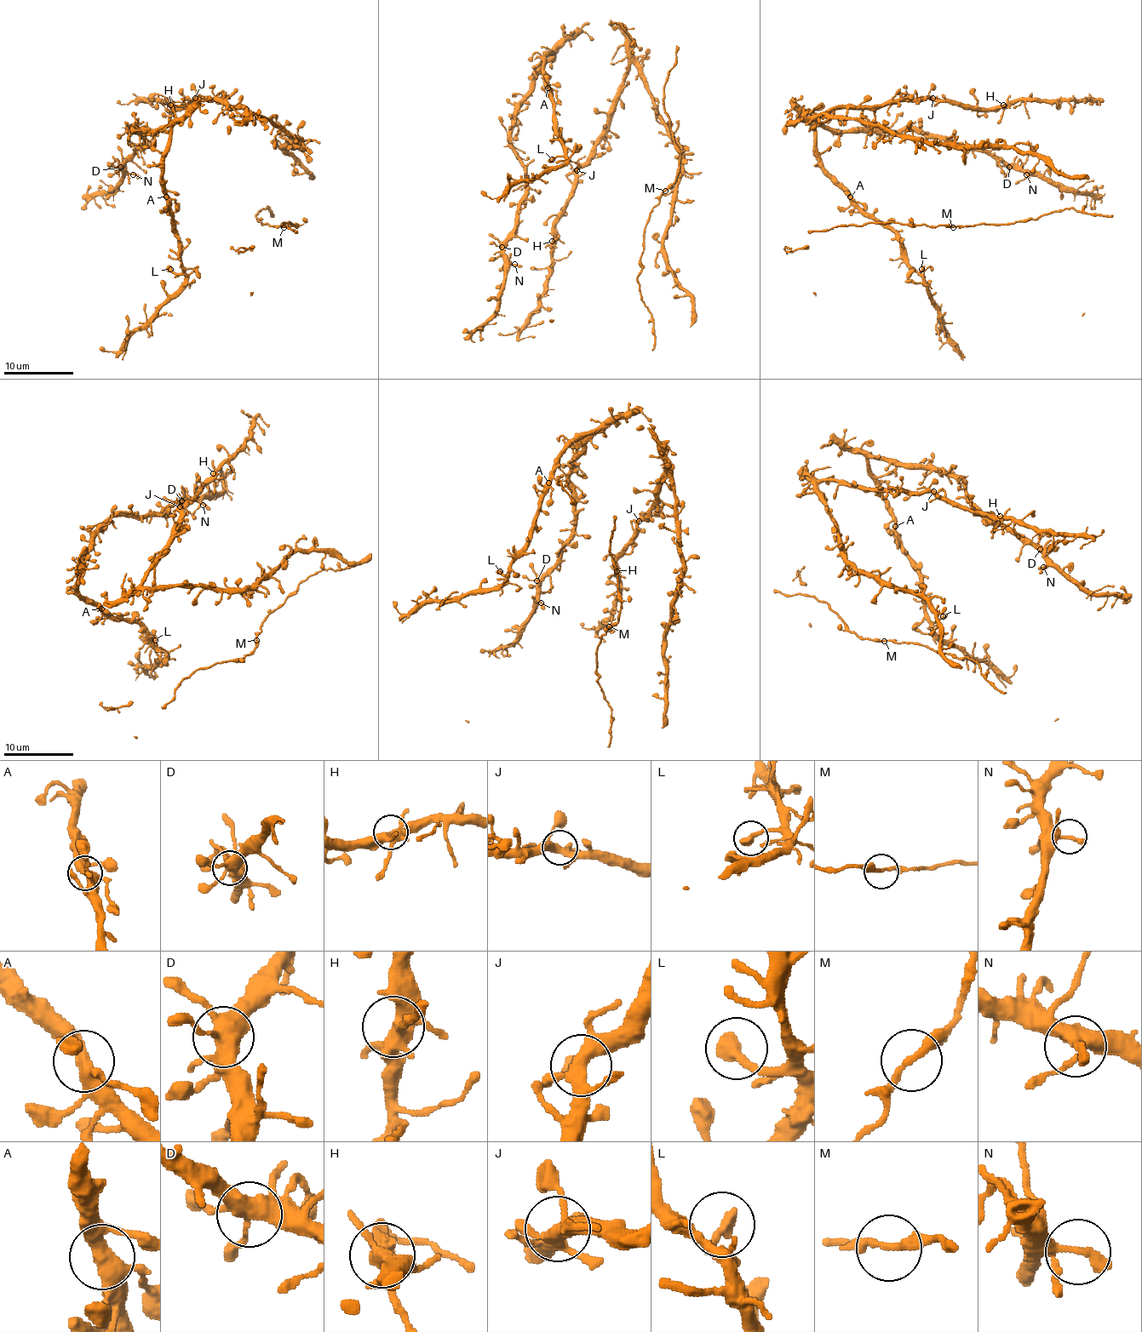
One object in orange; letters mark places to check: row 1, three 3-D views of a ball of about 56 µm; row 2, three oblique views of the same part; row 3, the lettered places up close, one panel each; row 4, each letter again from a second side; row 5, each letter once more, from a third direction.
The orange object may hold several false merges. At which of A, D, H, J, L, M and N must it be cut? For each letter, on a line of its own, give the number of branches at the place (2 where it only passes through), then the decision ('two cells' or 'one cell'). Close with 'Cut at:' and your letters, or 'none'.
A: 5 branches meet; one cell
D: 5 branches meet; one cell
H: 6 branches meet; one cell
J: 6 branches meet; one cell
L: 1 branches meet; one cell
M: 2 branches meet; one cell
N: 2 branches meet; one cell
Cut at: none

